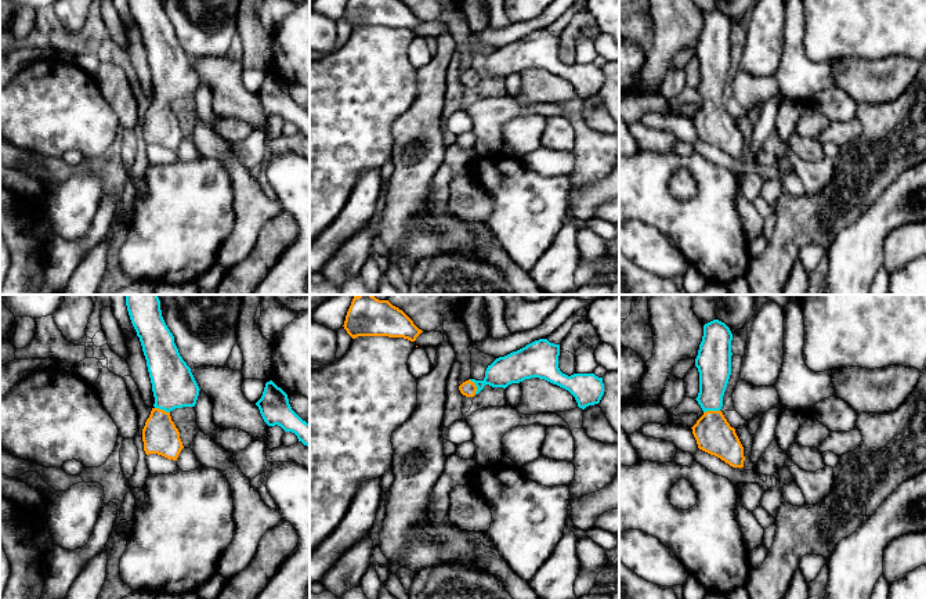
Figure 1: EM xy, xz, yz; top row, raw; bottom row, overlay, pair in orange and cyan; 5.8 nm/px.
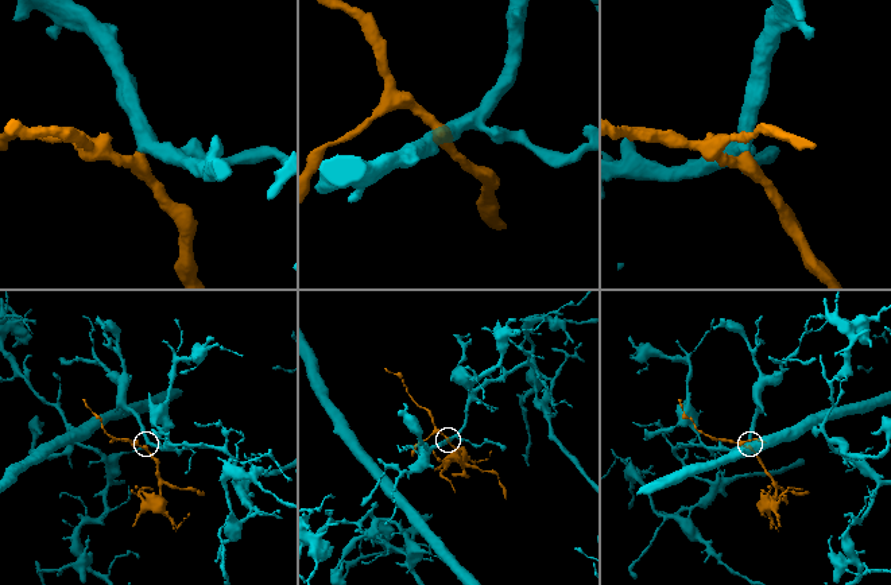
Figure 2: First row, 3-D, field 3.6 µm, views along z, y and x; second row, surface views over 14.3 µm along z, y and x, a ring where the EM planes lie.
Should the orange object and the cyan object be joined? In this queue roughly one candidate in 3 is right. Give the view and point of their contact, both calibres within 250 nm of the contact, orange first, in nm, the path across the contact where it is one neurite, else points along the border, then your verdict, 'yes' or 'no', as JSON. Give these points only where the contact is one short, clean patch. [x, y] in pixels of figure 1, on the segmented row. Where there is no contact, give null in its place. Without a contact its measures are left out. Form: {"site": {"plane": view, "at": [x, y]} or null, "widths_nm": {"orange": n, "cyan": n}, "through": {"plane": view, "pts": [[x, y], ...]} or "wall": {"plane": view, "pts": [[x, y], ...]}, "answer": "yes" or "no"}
{"site": {"plane": "xz", "at": [476, 386]}, "widths_nm": {"orange": 90, "cyan": 180}, "through": {"plane": "xz", "pts": [[467, 388], [476, 386], [513, 368]]}, "answer": "yes"}

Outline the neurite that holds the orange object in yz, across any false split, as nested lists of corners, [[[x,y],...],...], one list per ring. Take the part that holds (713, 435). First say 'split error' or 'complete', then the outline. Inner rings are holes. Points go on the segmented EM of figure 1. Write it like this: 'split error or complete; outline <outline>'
split error; outline [[[713,320],[703,325],[695,367],[699,372],[699,393],[695,398],[703,415],[691,427],[698,448],[720,458],[733,468],[744,468],[744,447],[723,412],[723,396],[731,375],[730,328]]]

